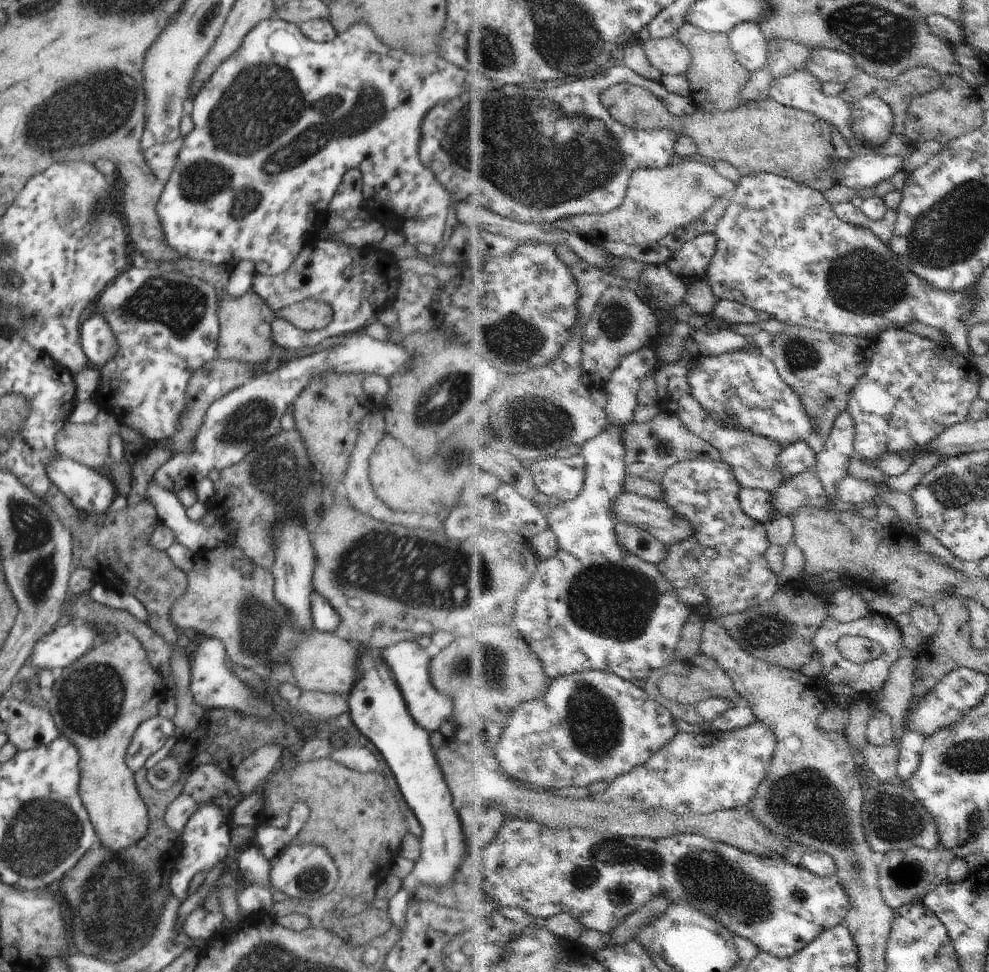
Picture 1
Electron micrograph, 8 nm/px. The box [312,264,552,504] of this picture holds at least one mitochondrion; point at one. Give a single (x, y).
(442, 402)

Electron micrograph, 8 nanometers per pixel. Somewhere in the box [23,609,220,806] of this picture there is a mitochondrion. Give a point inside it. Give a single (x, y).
(89, 701)

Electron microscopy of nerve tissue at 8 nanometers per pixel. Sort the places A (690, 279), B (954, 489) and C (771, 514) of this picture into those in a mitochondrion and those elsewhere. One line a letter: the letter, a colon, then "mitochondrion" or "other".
A: other
B: mitochondrion
C: other

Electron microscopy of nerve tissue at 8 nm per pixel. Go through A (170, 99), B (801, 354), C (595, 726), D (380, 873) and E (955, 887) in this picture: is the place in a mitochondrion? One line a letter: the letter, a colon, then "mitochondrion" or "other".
A: mitochondrion
B: mitochondrion
C: mitochondrion
D: other
E: other

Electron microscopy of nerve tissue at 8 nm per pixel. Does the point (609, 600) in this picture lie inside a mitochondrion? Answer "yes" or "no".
yes

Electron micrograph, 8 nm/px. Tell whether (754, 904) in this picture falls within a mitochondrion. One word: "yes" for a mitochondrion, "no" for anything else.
yes

